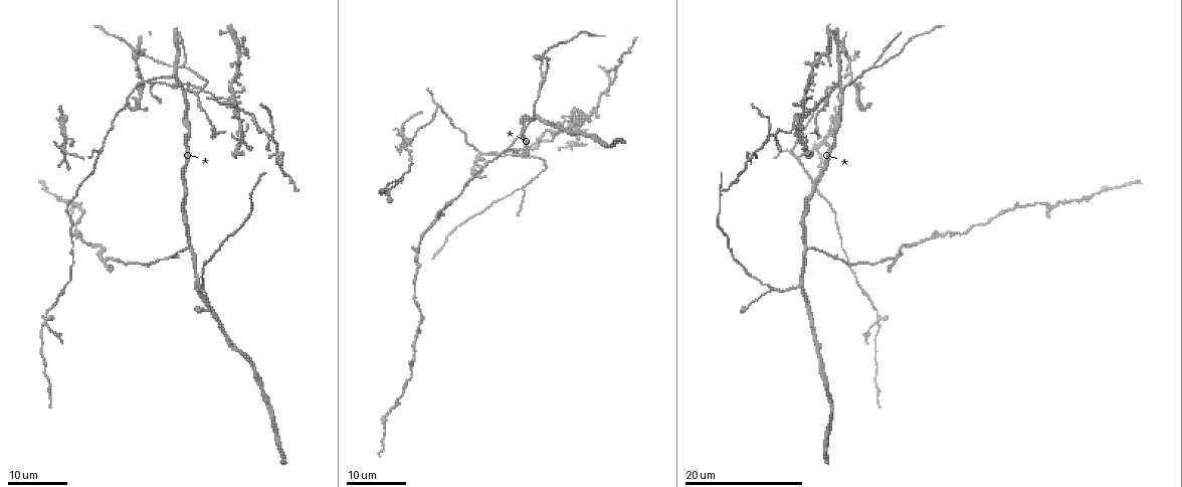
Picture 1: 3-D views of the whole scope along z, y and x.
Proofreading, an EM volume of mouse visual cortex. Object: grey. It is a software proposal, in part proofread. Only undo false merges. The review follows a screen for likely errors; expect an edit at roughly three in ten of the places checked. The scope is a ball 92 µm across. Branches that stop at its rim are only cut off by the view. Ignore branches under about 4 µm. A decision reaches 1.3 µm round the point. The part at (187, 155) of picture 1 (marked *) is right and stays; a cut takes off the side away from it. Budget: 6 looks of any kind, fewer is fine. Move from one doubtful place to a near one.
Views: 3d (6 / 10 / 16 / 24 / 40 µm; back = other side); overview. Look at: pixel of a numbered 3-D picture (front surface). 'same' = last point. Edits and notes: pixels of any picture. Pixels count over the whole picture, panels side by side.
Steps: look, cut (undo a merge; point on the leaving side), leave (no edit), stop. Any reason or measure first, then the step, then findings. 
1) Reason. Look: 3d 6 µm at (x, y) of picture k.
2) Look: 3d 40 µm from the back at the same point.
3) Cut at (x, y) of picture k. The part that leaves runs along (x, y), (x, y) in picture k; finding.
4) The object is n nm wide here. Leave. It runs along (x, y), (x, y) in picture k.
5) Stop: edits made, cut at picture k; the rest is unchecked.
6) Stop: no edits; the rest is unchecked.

Two arms at a narrow angle. Look: 3d 16 µm at (148, 83) of picture 1.

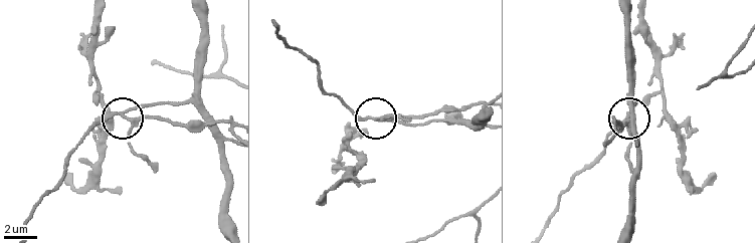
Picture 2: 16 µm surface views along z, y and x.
Look: 3d 10 µm at (124, 116) of picture 2.

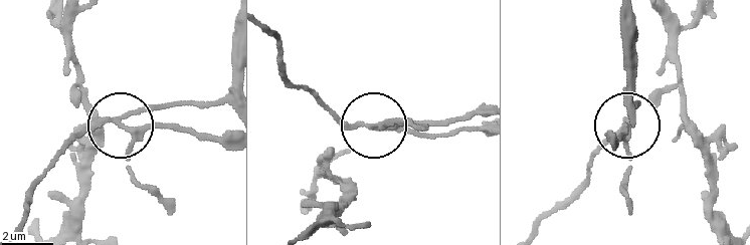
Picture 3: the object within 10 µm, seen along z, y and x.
4 arms meet here. Cut at (158, 128) of picture 3. The part that leaves runs along (123, 126), (186, 126), (224, 139) in picture 3; a second neuron is stuck on.

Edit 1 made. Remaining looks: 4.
Four or more arms meet. Look: 3d 16 µm at (874, 322) of picture 1.

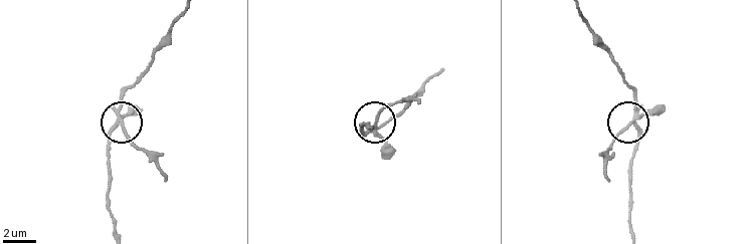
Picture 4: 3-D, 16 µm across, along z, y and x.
Zoom in. Look: 3d 10 µm at (632, 122) of picture 4.

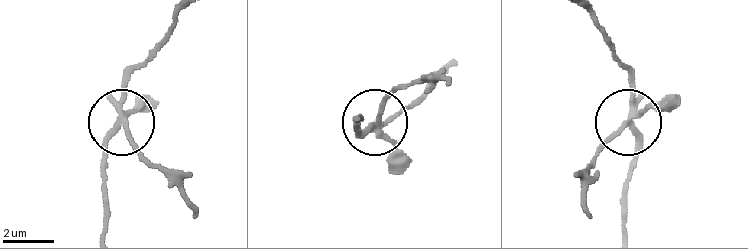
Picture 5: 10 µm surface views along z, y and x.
Cut at (146, 101) of picture 5. The part that leaves runs along (125, 115), (131, 139), (194, 215) in picture 5; two neurons meet here.

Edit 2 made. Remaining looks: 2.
Stop: edits made, cut at picture 3, cut at picture 5; the rest is unchecked.

